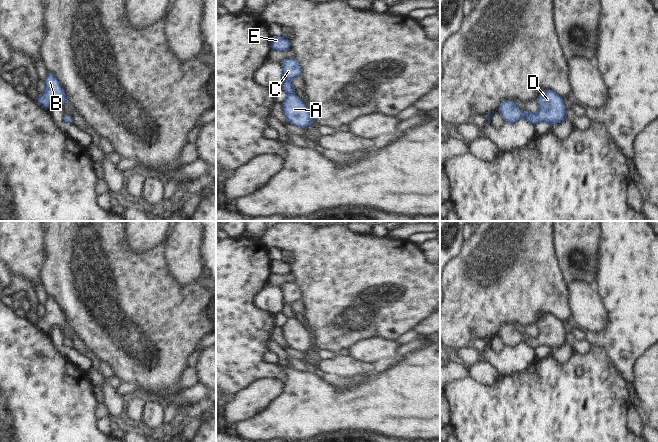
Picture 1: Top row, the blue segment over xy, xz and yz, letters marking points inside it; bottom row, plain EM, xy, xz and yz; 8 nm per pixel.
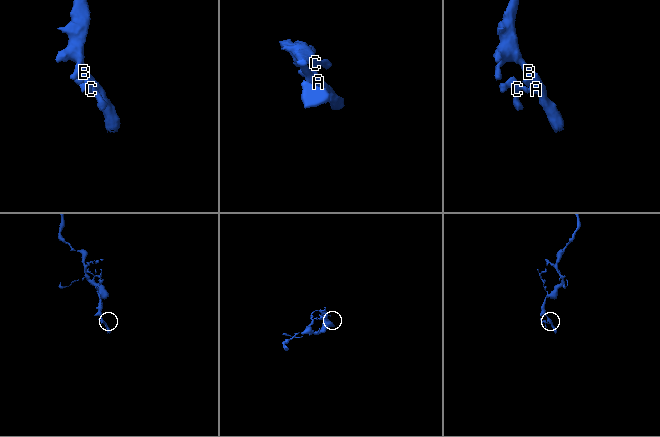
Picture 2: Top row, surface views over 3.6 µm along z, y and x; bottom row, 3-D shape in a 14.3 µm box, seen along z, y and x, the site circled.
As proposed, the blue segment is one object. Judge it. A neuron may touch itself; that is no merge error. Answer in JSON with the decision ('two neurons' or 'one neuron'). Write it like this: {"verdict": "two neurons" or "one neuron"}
{"verdict": "one neuron"}

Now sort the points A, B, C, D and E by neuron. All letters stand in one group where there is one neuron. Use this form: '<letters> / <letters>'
A B C D E

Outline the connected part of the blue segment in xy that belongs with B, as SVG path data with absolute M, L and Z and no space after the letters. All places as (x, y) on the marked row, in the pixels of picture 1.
M47 71L44 83L45 90L36 100L43 109L48 111L52 102L58 102L61 105L69 102L58 79L51 72Z

